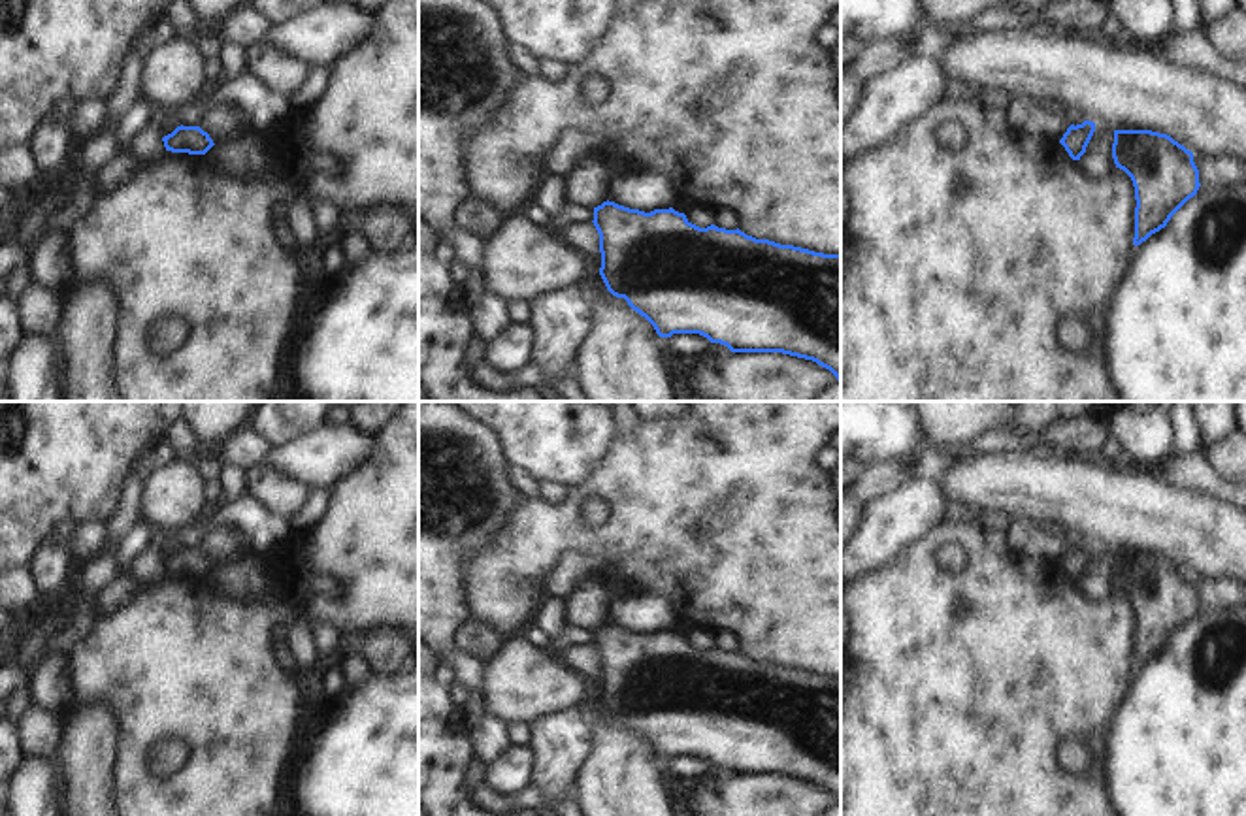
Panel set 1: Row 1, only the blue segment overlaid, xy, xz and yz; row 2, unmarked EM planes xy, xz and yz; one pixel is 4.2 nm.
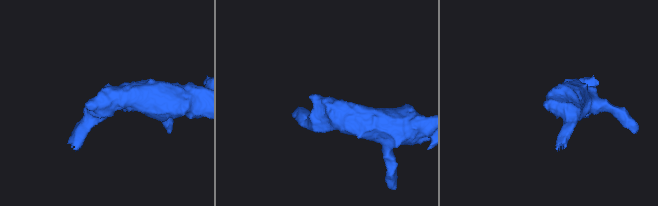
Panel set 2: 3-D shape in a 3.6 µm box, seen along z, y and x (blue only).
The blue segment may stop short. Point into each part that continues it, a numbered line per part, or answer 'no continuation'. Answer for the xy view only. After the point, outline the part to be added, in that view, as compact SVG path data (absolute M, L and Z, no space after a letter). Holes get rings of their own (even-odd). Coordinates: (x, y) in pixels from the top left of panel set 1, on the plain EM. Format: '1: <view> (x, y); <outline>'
no continuation

